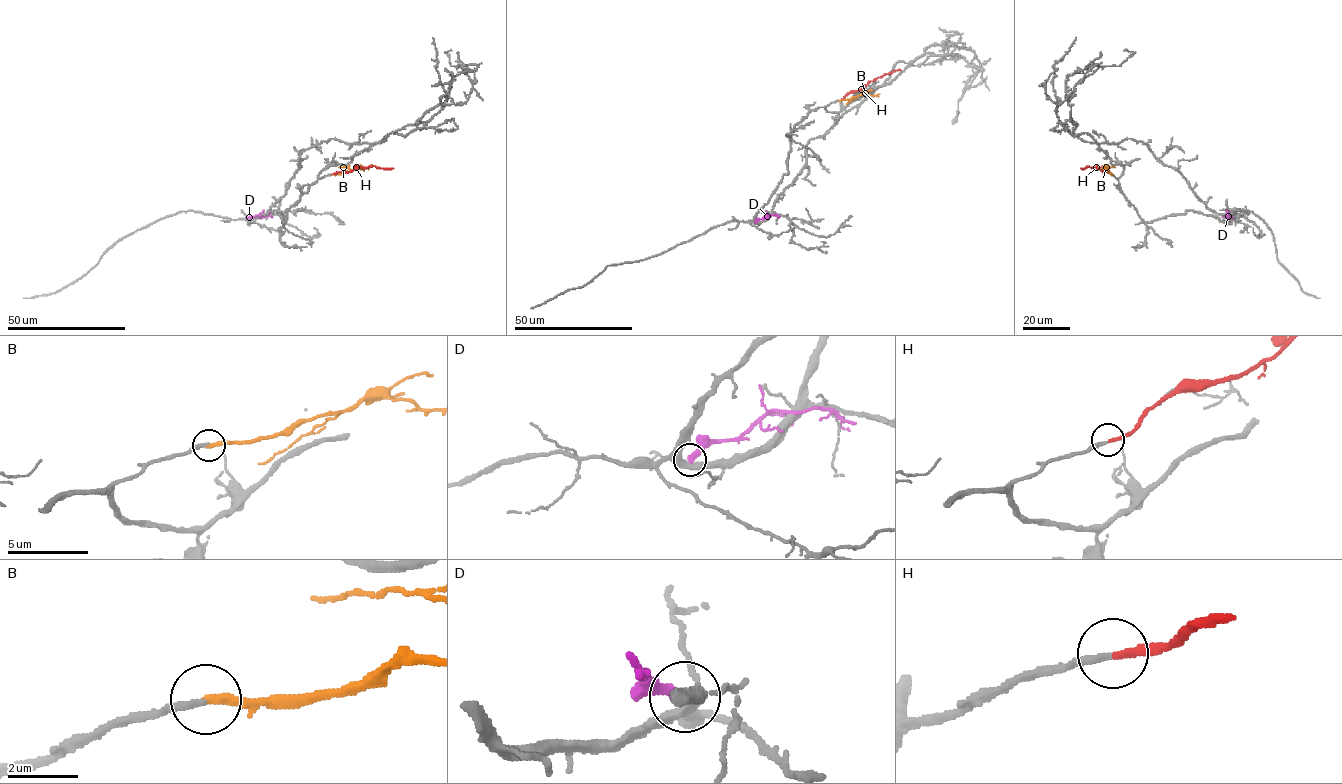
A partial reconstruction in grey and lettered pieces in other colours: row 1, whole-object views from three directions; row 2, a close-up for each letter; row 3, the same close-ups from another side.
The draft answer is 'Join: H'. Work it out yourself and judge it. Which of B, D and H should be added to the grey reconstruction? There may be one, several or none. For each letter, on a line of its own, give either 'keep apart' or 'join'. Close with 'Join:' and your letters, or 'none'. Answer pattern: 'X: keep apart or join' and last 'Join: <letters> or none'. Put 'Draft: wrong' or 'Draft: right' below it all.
B: keep apart
D: keep apart
H: join
Join: H
Draft: right

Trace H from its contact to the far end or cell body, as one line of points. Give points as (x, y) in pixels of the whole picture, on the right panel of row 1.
H: (1111, 174), (1096, 167), (1081, 168)

